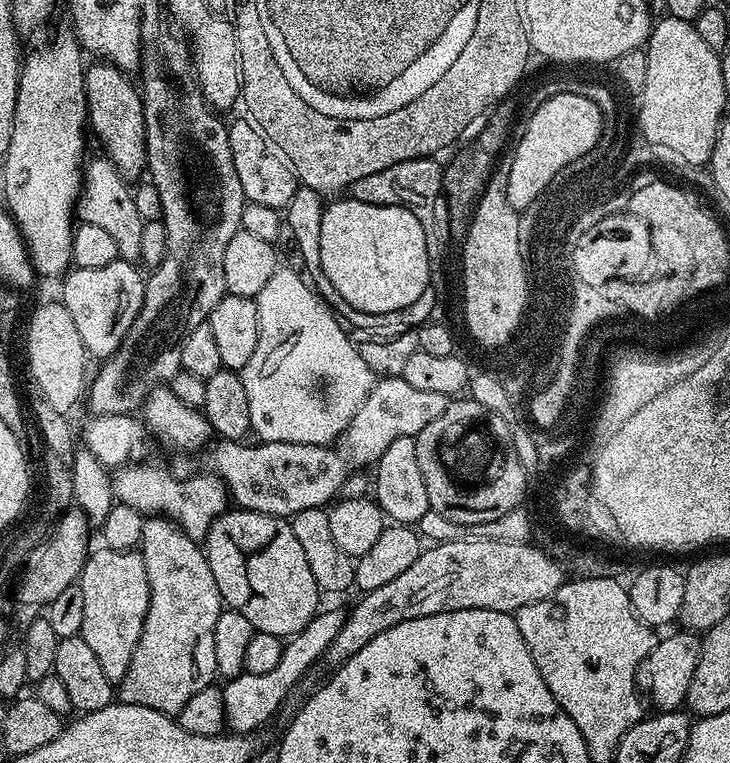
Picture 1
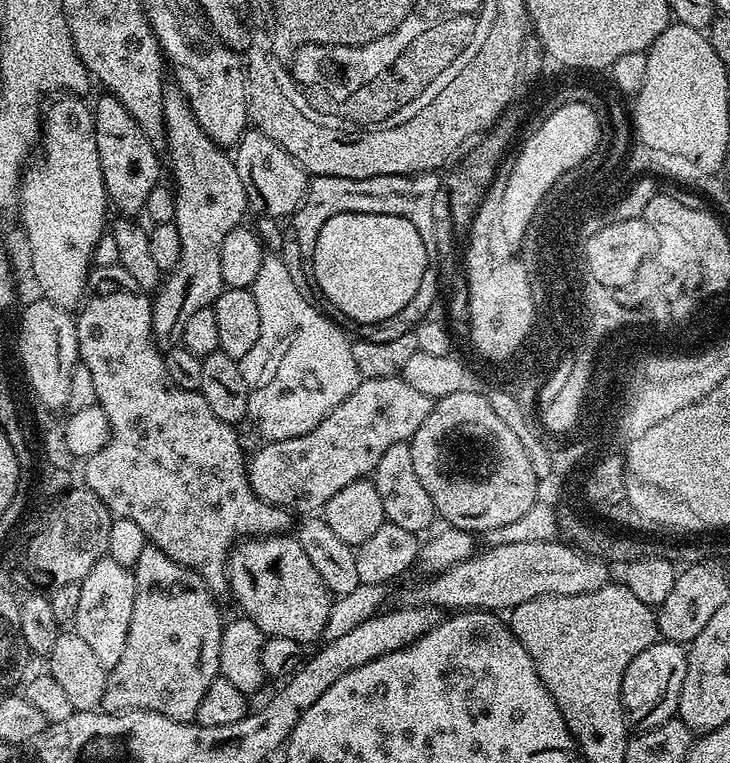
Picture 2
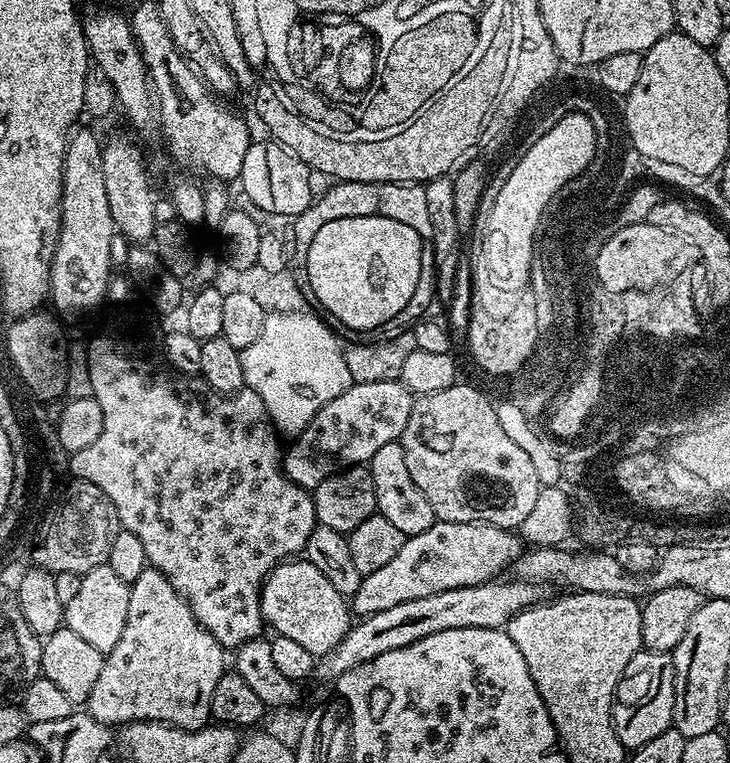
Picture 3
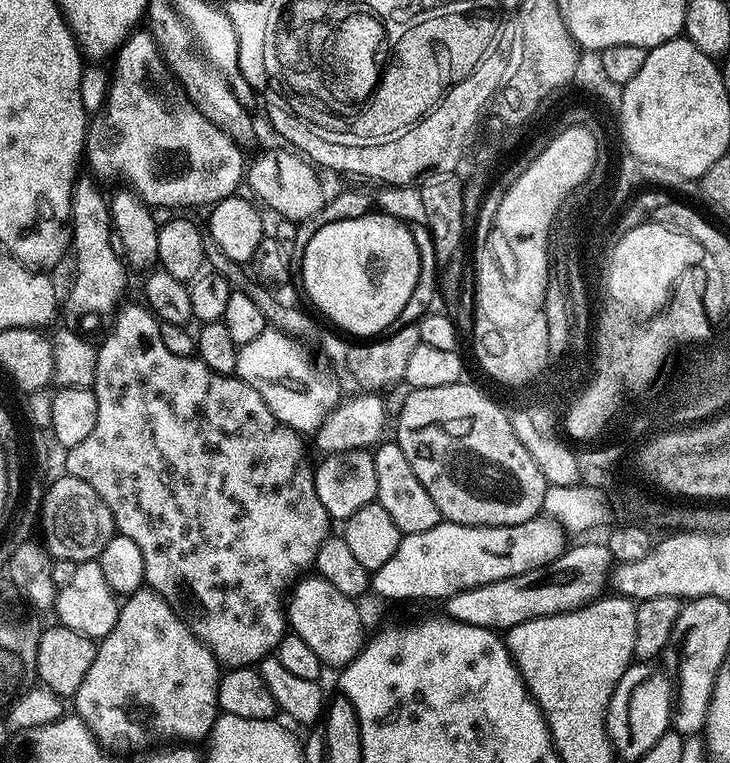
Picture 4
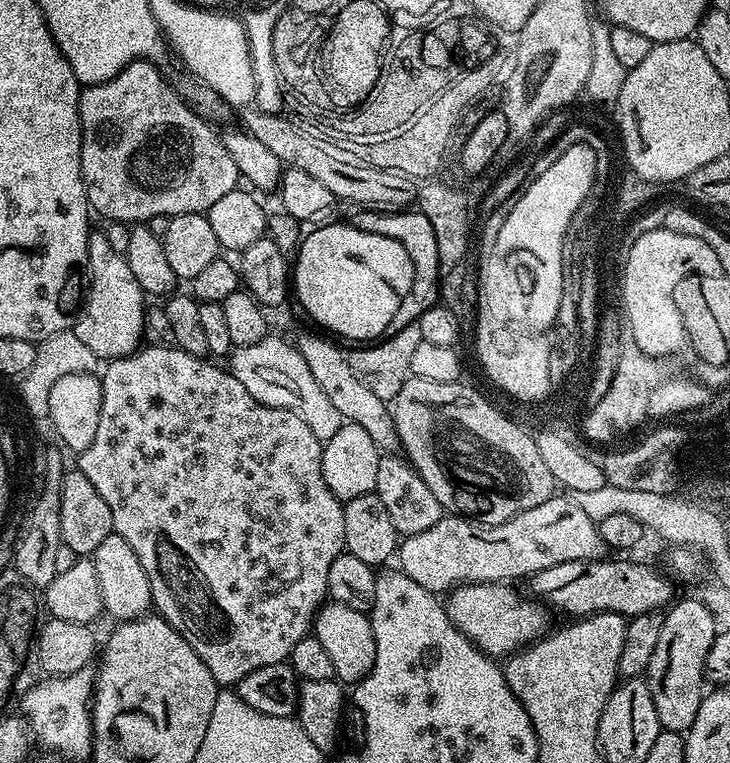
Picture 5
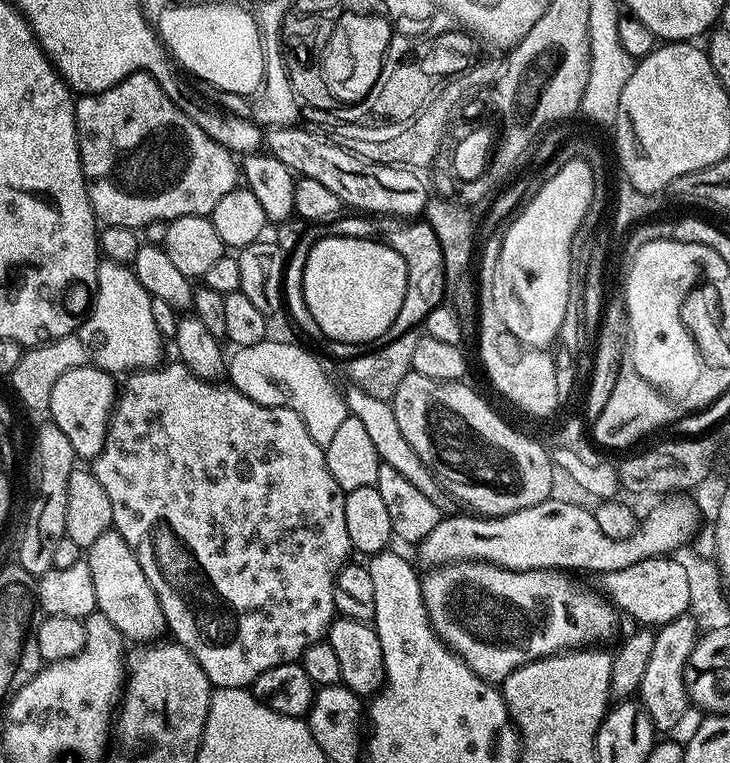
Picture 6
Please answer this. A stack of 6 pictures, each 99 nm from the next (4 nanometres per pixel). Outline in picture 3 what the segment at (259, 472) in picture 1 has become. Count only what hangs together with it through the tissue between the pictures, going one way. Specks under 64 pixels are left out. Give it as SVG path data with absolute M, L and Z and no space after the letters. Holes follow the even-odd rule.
M399 380L353 383L338 398L326 402L306 426L306 430L287 445L282 456L284 473L298 486L314 490L327 476L345 468L367 465L386 442L399 440L410 422L413 393Z

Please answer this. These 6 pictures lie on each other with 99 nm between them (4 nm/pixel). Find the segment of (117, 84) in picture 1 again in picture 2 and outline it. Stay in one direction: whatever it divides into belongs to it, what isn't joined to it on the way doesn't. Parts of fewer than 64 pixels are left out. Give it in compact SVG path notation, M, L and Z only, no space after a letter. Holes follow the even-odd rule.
M109 94L102 95L100 101L97 104L94 104L94 115L96 117L96 141L98 142L98 158L102 162L102 178L104 179L104 185L106 186L106 190L108 191L108 199L110 201L111 207L113 209L116 208L118 211L117 213L123 214L125 217L132 218L135 217L137 214L143 213L144 207L146 206L146 197L149 196L150 190L154 190L154 186L158 183L161 183L162 176L160 176L160 164L162 168L162 162L160 162L157 158L158 152L156 149L151 146L150 142L146 138L146 134L143 133L143 130L140 126L138 126L138 122L134 120L127 112L126 107L122 104L122 102Z

